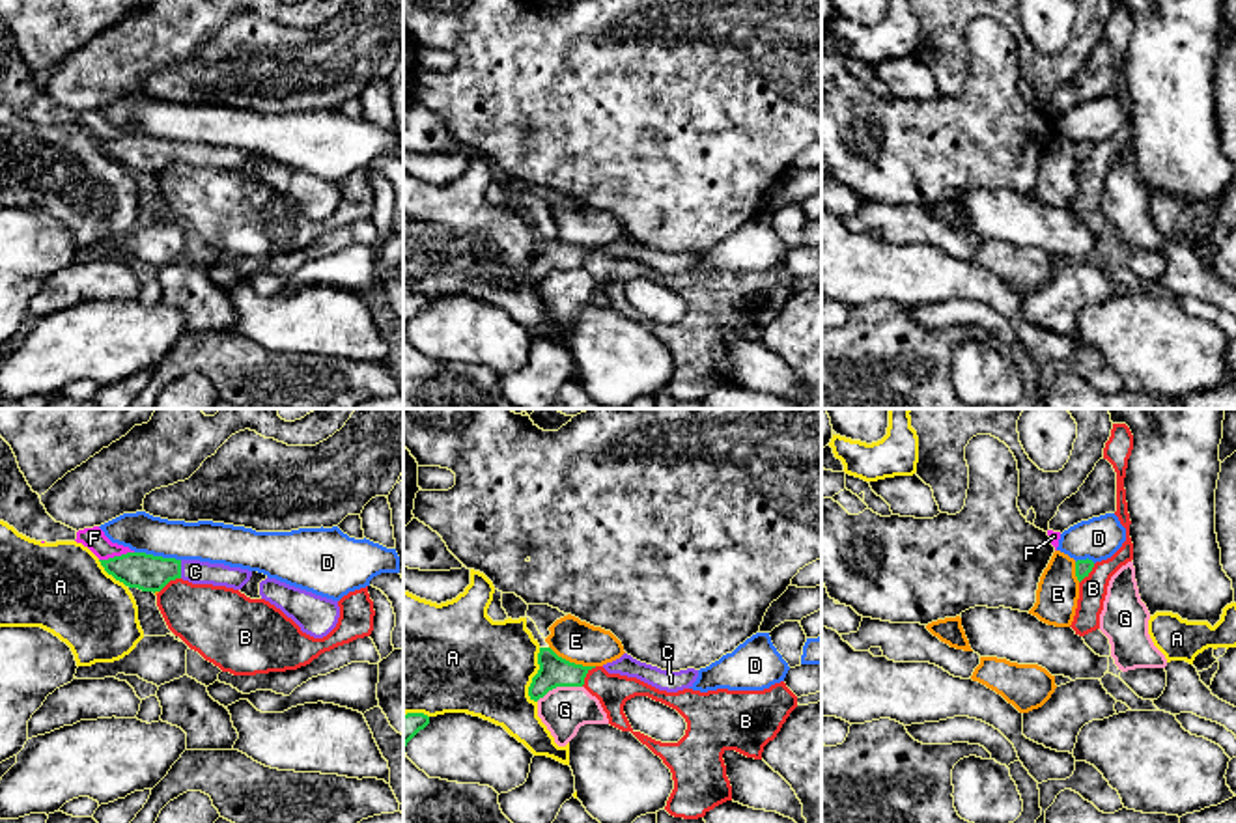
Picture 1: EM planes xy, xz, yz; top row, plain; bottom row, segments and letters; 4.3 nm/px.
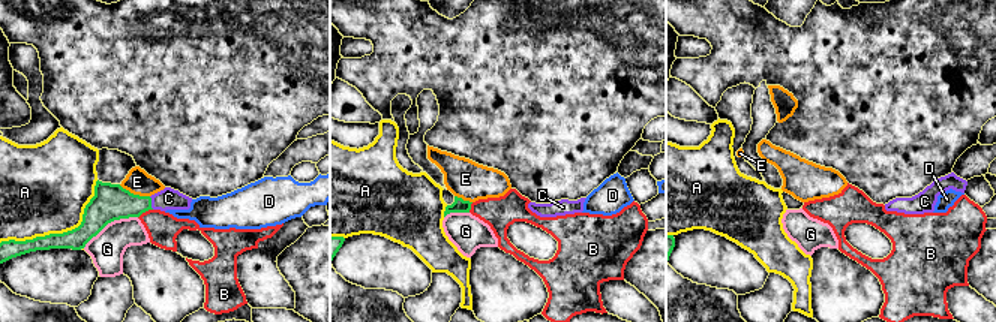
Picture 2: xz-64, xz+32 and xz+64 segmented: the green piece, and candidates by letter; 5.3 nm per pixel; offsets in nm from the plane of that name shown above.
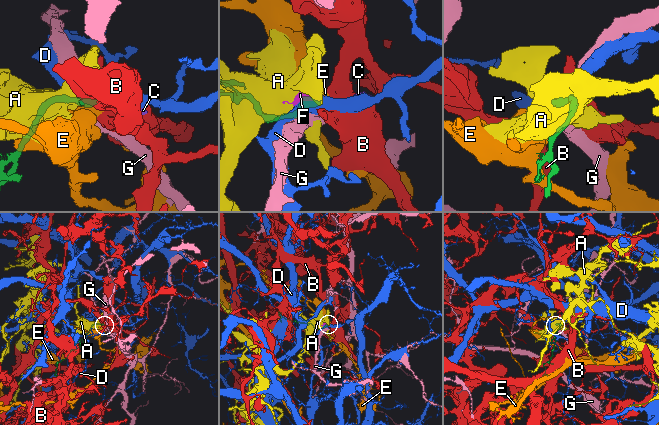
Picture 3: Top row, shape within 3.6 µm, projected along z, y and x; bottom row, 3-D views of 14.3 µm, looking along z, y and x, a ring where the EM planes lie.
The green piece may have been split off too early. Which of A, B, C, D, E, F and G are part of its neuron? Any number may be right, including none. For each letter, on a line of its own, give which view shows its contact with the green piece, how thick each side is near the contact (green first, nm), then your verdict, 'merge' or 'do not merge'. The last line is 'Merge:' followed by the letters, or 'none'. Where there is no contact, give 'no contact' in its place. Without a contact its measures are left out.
A: meets green in xz; 130 nm thick on the green side, 420 nm on the other; do not merge
B: meets green in xz; 130 nm thick on the green side, 150 nm on the other; do not merge
C: meets green in xy; 160 nm thick on the green side, 100 nm on the other; merge
D: meets green in xy; 160 nm thick on the green side, 180 nm on the other; do not merge
E: meets green in xz; 130 nm thick on the green side, 180 nm on the other; do not merge
F: meets green in xy; 160 nm thick on the green side, 100 nm on the other; do not merge
G: meets green in xz; 130 nm thick on the green side, 200 nm on the other; do not merge
Merge: C

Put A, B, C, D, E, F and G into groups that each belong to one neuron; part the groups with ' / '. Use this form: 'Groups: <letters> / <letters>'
Groups: A / B / C / D / E / F / G

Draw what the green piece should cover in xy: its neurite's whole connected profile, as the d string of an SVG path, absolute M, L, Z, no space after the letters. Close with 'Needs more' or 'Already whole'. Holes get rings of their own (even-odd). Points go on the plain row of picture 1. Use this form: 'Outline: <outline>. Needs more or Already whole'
Outline: M127 134L108 142L99 142L108 157L129 170L142 174L161 174L170 162L183 160L192 166L213 166L241 172L252 153L209 146L200 142L176 142L146 134Z. Needs more

